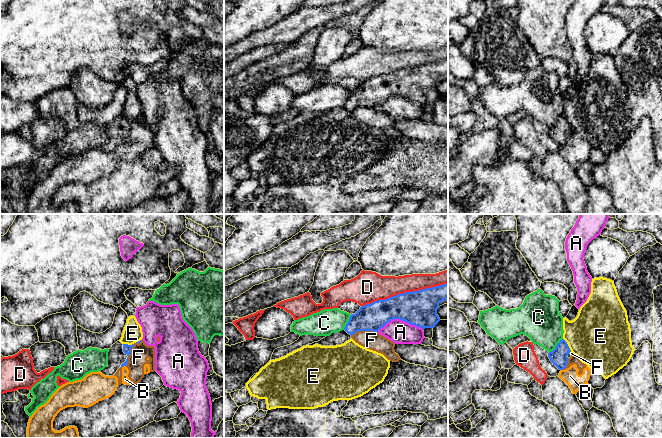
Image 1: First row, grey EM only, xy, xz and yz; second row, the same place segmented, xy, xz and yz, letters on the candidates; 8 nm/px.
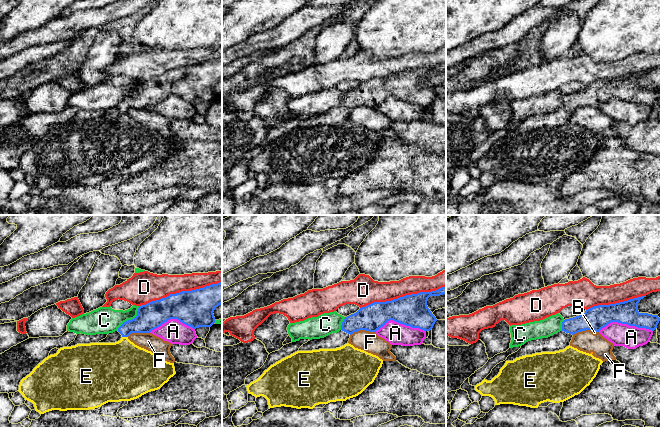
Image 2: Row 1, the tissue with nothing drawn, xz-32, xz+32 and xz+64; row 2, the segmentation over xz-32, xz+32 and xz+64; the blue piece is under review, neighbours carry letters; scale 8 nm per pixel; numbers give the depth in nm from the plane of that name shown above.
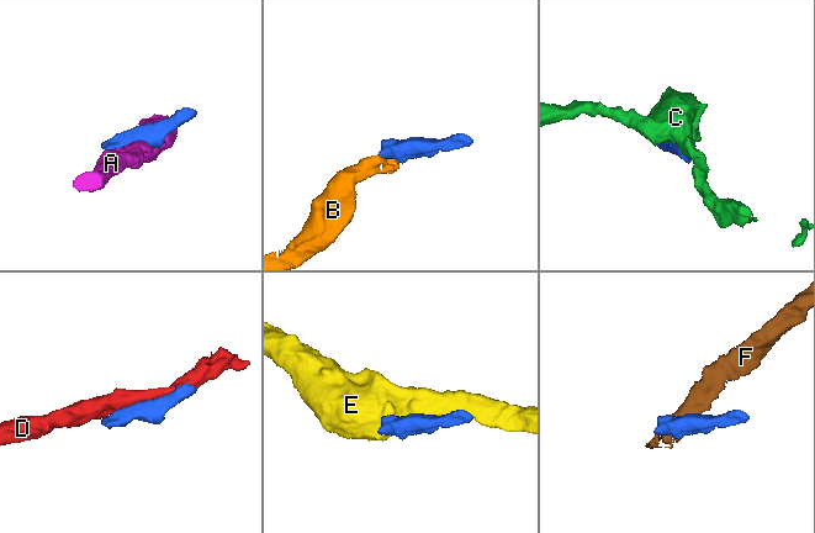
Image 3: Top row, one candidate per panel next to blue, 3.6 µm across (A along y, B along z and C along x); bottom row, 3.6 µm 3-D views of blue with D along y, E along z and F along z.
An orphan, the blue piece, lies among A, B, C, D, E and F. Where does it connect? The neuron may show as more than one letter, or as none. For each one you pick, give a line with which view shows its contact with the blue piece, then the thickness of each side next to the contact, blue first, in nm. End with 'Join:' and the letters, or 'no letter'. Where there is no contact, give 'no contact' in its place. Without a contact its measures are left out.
Join: no letter

